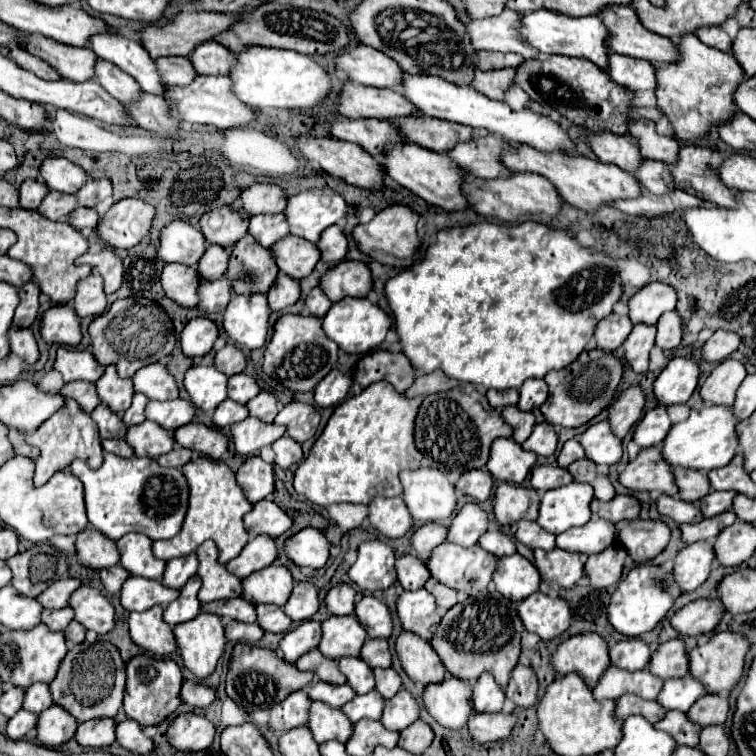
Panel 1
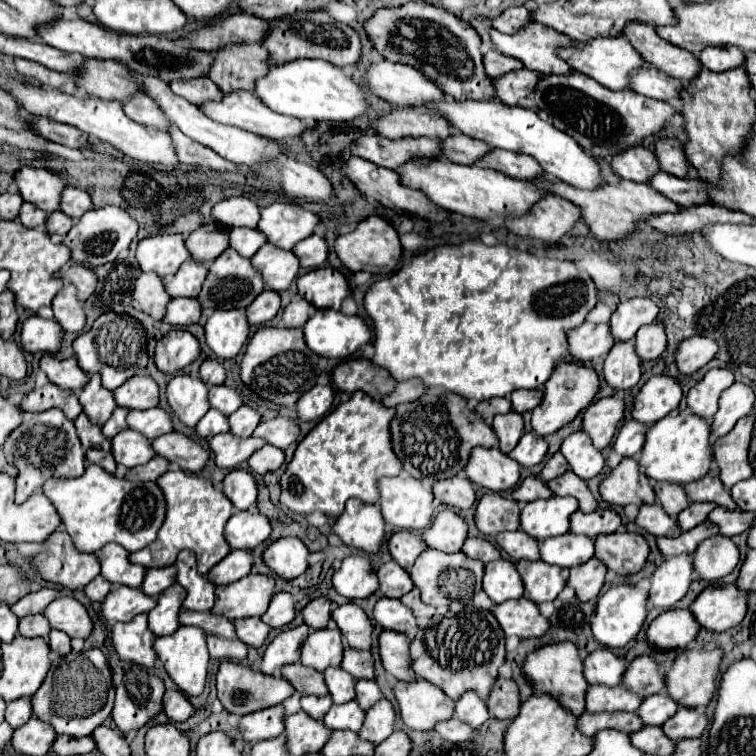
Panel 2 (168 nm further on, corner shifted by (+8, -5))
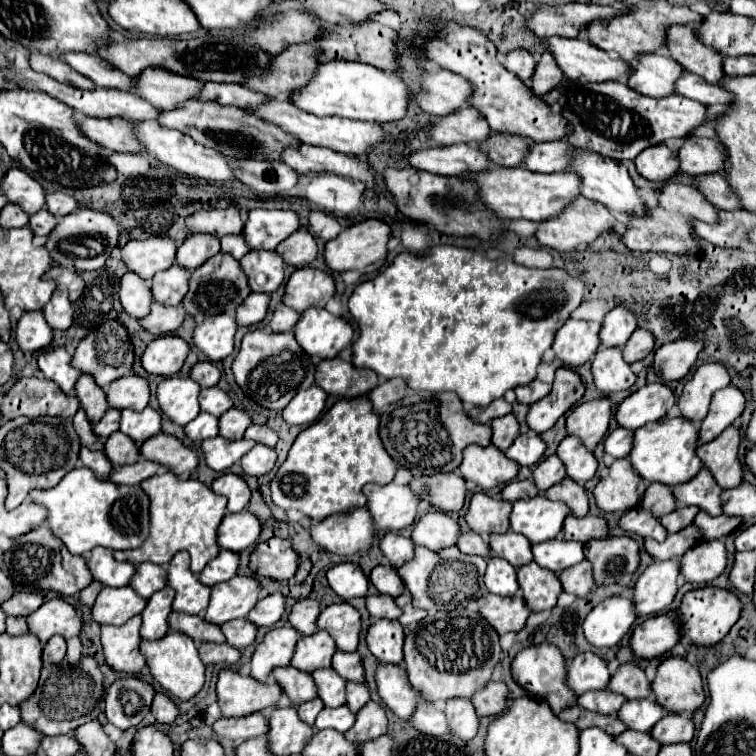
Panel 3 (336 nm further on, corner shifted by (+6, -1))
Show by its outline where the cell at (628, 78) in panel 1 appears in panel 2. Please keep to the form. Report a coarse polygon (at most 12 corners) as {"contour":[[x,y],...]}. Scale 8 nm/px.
{"contour":[[654,67],[634,71],[630,89],[650,99],[678,99],[686,83]]}

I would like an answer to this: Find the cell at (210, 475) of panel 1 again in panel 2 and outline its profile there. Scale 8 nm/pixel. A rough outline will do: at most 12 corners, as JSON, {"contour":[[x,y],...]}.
{"contour":[[182,469],[156,483],[166,495],[158,539],[128,559],[168,567],[182,549],[206,575],[230,553],[234,505]]}

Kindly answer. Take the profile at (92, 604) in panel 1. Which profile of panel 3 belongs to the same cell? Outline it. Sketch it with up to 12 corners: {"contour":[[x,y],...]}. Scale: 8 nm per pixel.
{"contour":[[60,597],[28,617],[30,633],[80,635],[80,613]]}

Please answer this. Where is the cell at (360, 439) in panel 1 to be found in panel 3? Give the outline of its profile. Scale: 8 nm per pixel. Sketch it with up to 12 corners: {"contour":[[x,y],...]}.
{"contour":[[336,401],[296,437],[274,505],[316,521],[390,483],[380,415]]}

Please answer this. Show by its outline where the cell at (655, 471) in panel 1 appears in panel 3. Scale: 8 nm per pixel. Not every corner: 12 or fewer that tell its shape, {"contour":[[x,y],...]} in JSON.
{"contour":[[616,459],[596,485],[602,511],[640,505],[646,483],[630,459]]}

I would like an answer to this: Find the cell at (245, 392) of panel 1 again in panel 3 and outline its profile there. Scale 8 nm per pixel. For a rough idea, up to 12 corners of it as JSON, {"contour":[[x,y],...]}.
{"contour":[[220,387],[200,391],[200,407],[220,417],[232,399]]}

